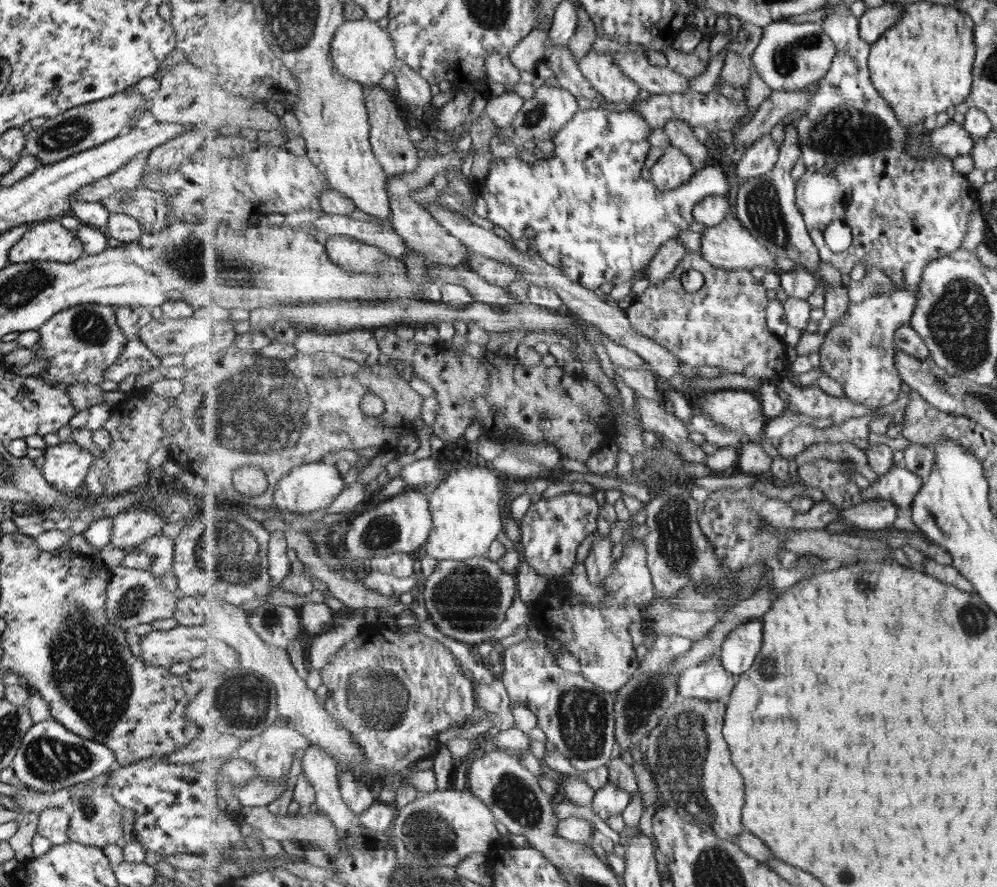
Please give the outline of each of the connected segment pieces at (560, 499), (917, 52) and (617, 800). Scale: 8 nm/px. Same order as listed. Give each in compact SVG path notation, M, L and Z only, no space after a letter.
M567 490L565 494L550 499L540 498L536 503L531 503L518 523L524 561L543 578L554 579L566 575L573 568L581 542L596 532L597 516L600 516L599 504L595 497L582 495L579 490Z
M927 1L915 2L906 5L905 14L902 14L902 18L897 21L895 26L888 28L885 34L877 41L872 44L872 53L869 56L869 69L872 72L873 85L877 88L885 99L888 100L889 104L892 104L893 111L897 111L897 115L901 118L901 123L905 123L905 127L915 128L917 125L924 123L929 116L935 116L946 112L951 106L957 107L958 104L963 104L970 101L970 95L972 94L973 88L973 68L977 60L977 45L974 38L974 22L973 19L964 12L961 12L956 5L947 6L929 3Z
M607 782L604 787L596 790L592 802L592 810L603 820L615 814L623 814L632 801L632 795L628 790L619 788Z

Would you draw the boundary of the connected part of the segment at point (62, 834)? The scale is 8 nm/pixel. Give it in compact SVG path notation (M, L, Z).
M45 808L37 814L36 835L47 838L52 845L60 845L68 840L67 826L69 813L65 808Z

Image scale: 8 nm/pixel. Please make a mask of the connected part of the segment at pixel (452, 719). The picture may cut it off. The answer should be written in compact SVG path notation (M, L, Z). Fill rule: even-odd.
M379 622L372 625L364 625L360 633L357 633L352 640L343 644L337 651L331 655L328 662L317 669L321 679L321 684L327 689L326 699L324 701L325 710L330 712L337 720L343 730L349 730L354 739L362 746L366 752L366 760L372 766L385 768L388 772L401 772L403 768L407 768L411 762L417 762L419 759L433 758L441 747L439 741L439 733L455 724L463 724L467 716L473 712L473 706L476 704L474 697L474 687L472 682L465 674L461 674L461 667L457 664L453 652L439 640L430 638L422 633L402 633L399 630L389 630L387 626Z

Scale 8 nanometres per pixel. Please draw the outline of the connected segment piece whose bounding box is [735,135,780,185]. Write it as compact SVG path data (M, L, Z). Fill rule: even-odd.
M769 135L761 137L743 153L739 162L735 164L738 182L742 185L749 180L755 180L762 174L767 174L775 168L779 157L780 148L775 144L775 140Z

